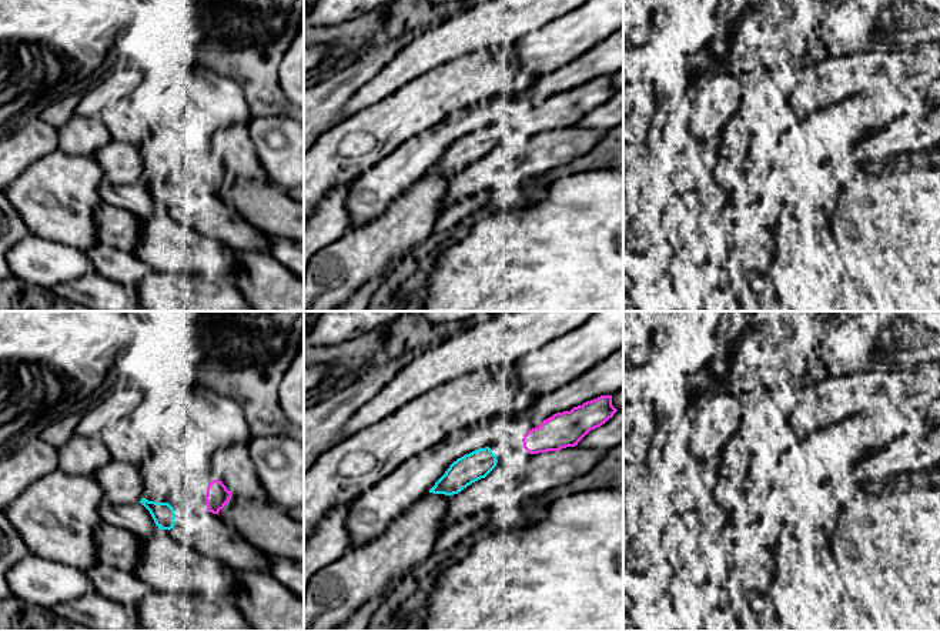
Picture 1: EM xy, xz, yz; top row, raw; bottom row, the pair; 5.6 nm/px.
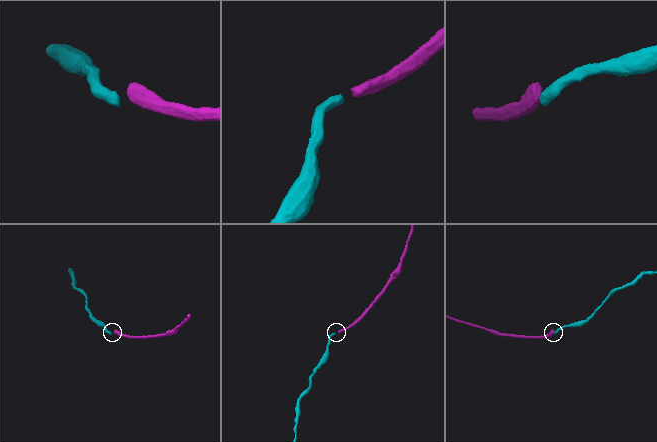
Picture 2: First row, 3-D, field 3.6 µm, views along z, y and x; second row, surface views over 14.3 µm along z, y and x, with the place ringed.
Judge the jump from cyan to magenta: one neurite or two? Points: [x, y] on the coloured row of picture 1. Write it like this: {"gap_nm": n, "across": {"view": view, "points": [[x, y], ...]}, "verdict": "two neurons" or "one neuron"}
{"gap_nm": 170, "across": {"view": "xz", "points": [[495, 456], [524, 447]]}, "verdict": "two neurons"}

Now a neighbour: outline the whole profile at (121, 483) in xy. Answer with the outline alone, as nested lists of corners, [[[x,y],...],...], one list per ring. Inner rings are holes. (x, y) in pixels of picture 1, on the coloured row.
[[[110,461],[98,468],[94,478],[104,491],[104,500],[110,504],[138,504],[144,494],[141,474],[134,464]]]

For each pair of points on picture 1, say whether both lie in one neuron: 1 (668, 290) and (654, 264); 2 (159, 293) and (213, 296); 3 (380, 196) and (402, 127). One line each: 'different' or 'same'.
1: different
2: same
3: different

